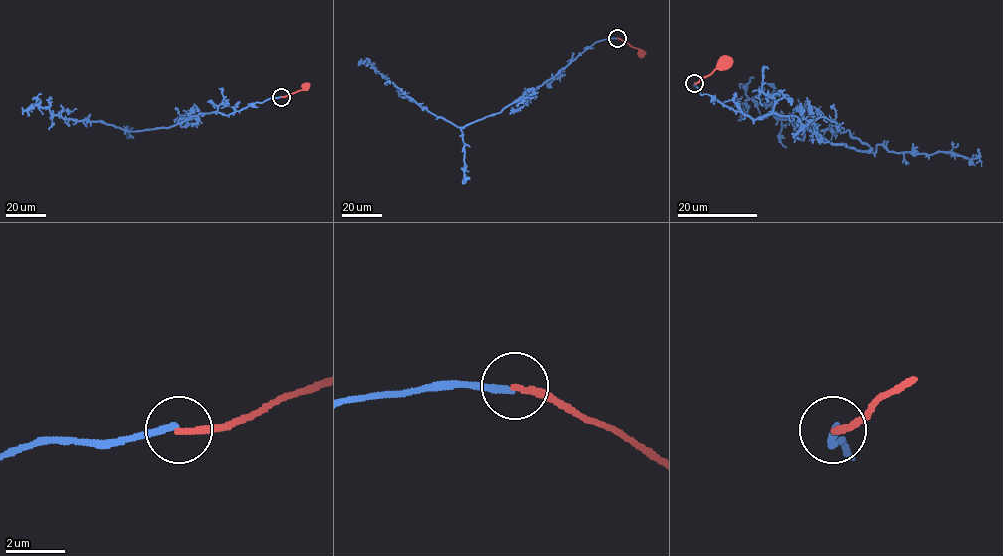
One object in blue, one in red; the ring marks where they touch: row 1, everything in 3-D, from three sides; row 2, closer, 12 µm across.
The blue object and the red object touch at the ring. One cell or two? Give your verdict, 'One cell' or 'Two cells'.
Two cells

